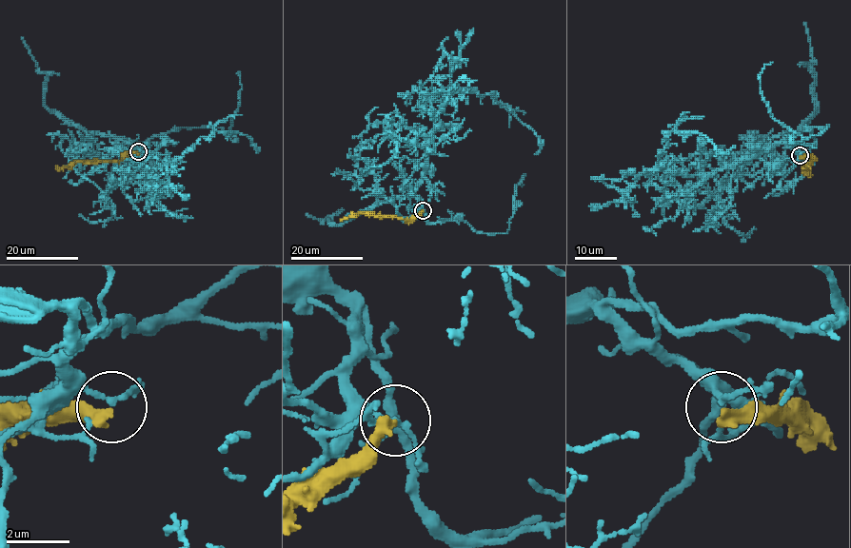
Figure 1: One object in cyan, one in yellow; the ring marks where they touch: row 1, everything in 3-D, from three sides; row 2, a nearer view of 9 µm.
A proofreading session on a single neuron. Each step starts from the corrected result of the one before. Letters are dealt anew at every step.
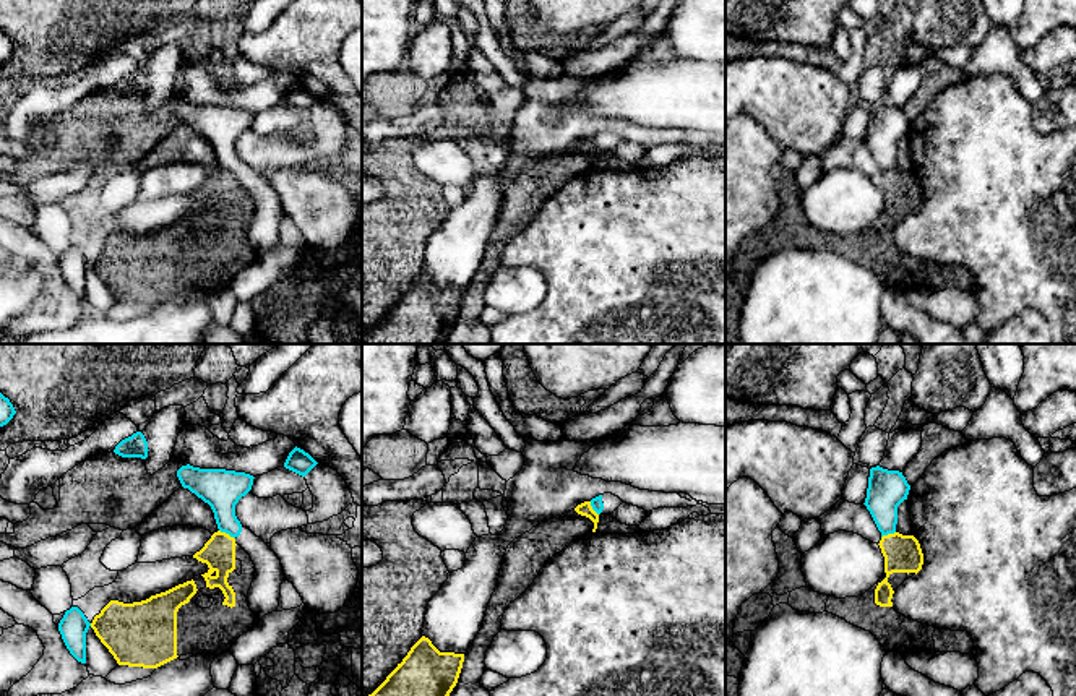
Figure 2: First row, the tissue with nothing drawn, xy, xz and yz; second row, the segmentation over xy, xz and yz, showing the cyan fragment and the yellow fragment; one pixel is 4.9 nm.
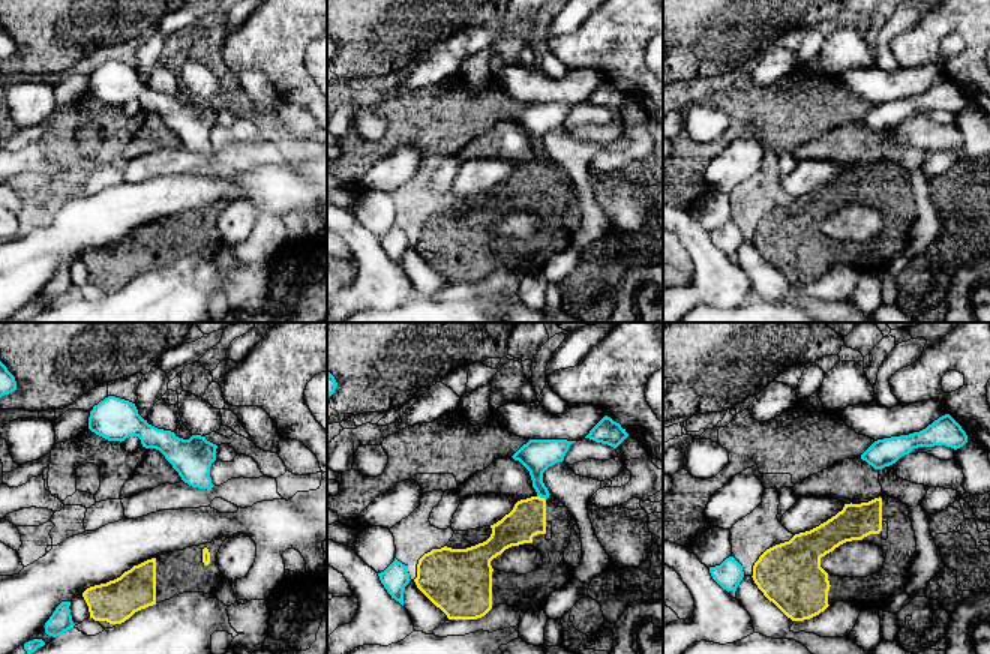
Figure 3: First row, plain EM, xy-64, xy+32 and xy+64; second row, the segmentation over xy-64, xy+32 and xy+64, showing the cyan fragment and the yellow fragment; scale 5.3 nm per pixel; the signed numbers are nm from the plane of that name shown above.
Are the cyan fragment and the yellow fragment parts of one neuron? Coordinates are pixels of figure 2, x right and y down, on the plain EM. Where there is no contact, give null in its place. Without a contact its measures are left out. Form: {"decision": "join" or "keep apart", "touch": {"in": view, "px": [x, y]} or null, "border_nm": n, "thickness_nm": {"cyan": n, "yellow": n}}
{"decision": "keep apart", "touch": {"in": "xy", "px": [228, 169]}, "border_nm": 90, "thickness_nm": {"cyan": 200, "yellow": 160}}

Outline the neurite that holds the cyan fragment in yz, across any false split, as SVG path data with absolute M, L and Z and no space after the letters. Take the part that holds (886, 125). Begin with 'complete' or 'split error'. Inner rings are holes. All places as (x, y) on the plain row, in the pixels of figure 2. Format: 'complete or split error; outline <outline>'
complete; outline M870 105L865 143L883 172L894 170L897 143L907 136L910 122L899 107Z

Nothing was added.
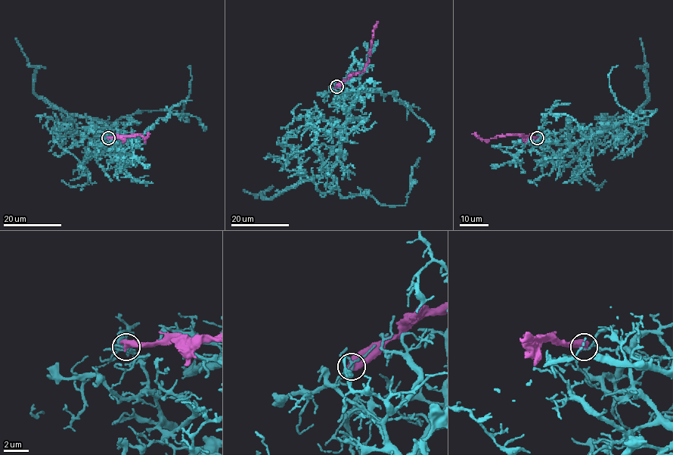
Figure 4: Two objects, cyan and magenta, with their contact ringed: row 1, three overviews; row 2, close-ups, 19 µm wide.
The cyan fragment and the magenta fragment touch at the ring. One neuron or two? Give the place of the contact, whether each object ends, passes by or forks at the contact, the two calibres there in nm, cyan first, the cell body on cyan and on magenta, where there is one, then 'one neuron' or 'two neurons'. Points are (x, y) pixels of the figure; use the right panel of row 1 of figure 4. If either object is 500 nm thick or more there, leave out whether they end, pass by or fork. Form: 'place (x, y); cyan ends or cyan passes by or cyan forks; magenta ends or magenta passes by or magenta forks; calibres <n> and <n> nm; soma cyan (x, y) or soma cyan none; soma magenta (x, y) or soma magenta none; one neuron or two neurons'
place (537, 138); calibres 160 and 700 nm; soma cyan none; soma magenta none; two neurons

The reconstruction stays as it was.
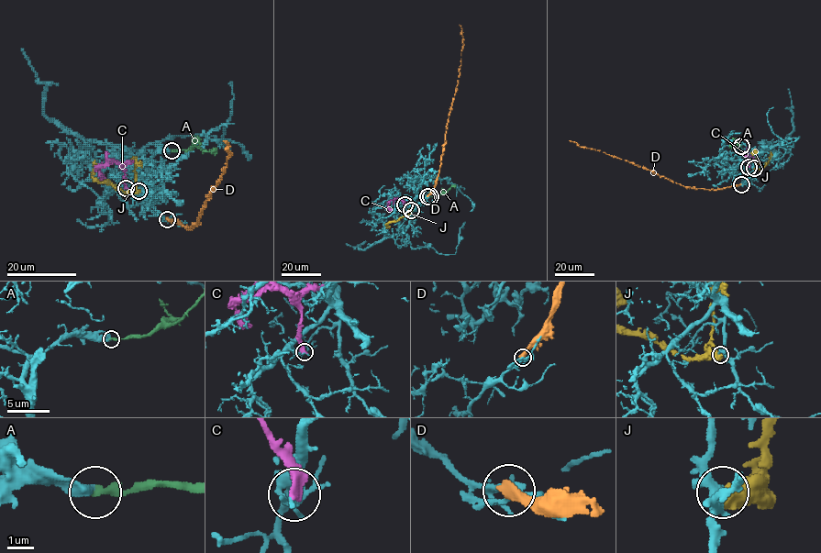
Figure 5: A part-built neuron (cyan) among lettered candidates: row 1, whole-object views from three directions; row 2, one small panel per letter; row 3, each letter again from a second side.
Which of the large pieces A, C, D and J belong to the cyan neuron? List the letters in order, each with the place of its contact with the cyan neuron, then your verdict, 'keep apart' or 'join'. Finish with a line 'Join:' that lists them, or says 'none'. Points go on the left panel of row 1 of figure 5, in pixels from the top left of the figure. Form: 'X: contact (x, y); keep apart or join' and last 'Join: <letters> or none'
A: contact (171, 150); join
C: contact (126, 188); keep apart
D: contact (167, 219); keep apart
J: contact (138, 191); keep apart
Join: A

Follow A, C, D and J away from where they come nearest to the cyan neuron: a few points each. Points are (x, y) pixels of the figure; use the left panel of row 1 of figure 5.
A: (171, 151), (196, 147), (216, 153)
C: (126, 187), (125, 171), (115, 162), (97, 168), (104, 178)
D: (167, 219), (187, 228), (196, 223), (208, 196), (227, 167), (227, 159), (230, 155), (228, 143), (224, 140)
J: (138, 190), (124, 192), (97, 182), (93, 176), (94, 160)

